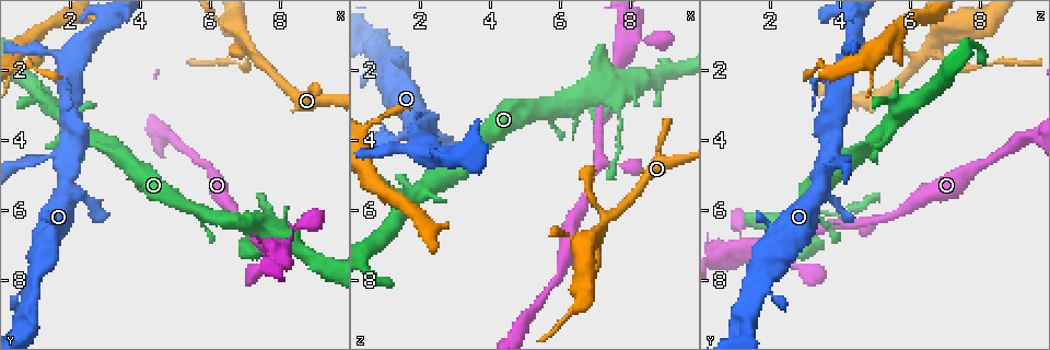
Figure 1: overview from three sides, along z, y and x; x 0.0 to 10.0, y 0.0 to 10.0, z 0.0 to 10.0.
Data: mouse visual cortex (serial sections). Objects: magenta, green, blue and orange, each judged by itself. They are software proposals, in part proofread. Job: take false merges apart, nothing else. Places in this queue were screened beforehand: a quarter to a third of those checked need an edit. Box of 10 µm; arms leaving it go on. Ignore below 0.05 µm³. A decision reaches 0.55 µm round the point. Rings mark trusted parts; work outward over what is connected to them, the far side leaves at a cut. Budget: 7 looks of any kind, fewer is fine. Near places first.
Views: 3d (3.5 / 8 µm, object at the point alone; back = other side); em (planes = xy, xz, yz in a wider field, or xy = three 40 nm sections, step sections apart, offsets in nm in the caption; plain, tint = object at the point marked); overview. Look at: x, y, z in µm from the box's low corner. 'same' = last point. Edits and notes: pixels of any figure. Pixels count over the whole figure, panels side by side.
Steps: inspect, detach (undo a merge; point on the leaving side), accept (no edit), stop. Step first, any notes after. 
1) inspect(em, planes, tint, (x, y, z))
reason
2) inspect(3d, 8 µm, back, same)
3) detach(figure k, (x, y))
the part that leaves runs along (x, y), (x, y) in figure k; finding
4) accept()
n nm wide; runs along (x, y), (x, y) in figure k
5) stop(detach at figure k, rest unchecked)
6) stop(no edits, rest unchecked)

inspect(3d, 3.5 µm, back, (1.65, 4.40, 3.90))
arms part here

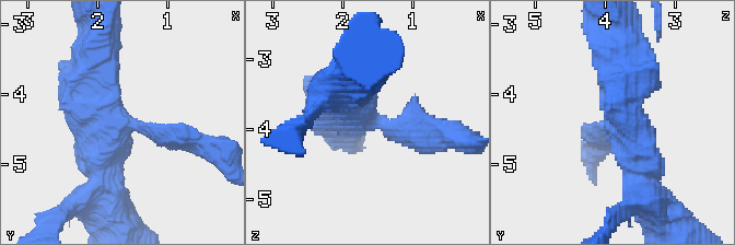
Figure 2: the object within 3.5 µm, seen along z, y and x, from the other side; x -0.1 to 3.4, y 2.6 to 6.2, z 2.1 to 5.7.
accept()
arms of 200, 500, 500 nm; runs along (649, 196), (615, 61) in figure 2; all the same cell

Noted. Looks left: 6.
inspect(3d, 3.5 µm, (8.15, 6.95, 1.10))
four-way junction

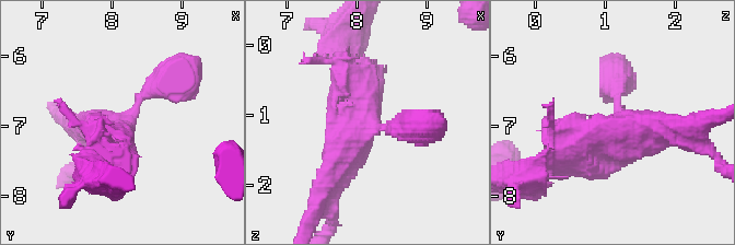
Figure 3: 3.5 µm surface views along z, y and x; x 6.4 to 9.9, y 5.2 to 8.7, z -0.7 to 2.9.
inspect(em, xy, step 3, tint, (8.20, 6.90, 1.20))
now the EM

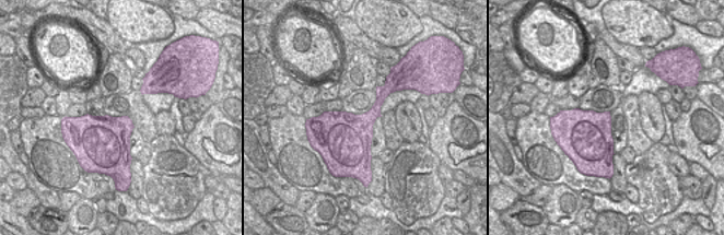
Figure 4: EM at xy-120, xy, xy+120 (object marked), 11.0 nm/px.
accept()
500 nm wide; runs along (319, 189), (359, 119), (352, 66) in figure 3; one cell here

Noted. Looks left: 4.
inspect(3d, 3.5 µm, (7.20, 1.55, 6.50))
four arms meet

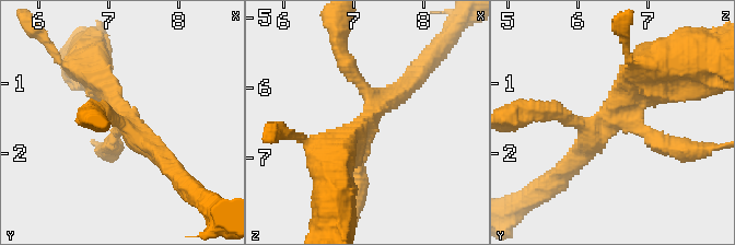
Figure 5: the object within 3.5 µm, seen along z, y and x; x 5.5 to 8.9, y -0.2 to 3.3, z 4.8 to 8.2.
inspect(em, xy, step 5, plain, (7.20, 1.50, 6.45))
4 arms; arms of 200, 200, 300, 350 nm

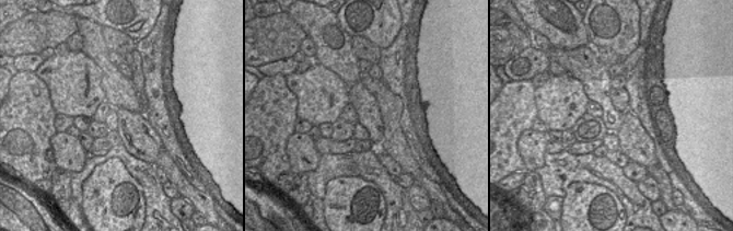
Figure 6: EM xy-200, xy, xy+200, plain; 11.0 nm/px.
inspect(em, xy, step 5, tint, same)

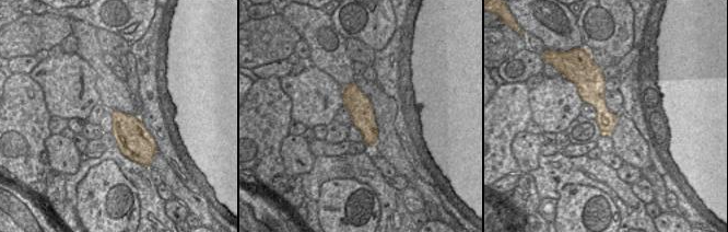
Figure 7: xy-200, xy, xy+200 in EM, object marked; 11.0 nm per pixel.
accept()
260 nm wide; runs along (171, 166), (130, 129), (90, 69) in figure 5; one cell here

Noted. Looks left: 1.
stop(no edits, rest unchecked)

